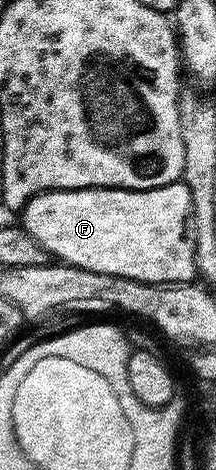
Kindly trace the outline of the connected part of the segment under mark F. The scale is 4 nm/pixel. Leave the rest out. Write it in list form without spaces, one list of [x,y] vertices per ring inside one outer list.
[[[179,179],[161,185],[155,189],[57,189],[47,193],[38,193],[20,211],[20,224],[23,229],[50,253],[51,258],[59,262],[75,265],[88,271],[100,271],[108,275],[120,275],[128,279],[146,281],[149,285],[184,285],[195,280],[198,268],[196,267],[196,247],[194,246],[194,220],[192,219],[192,195],[188,195],[186,182]]]

